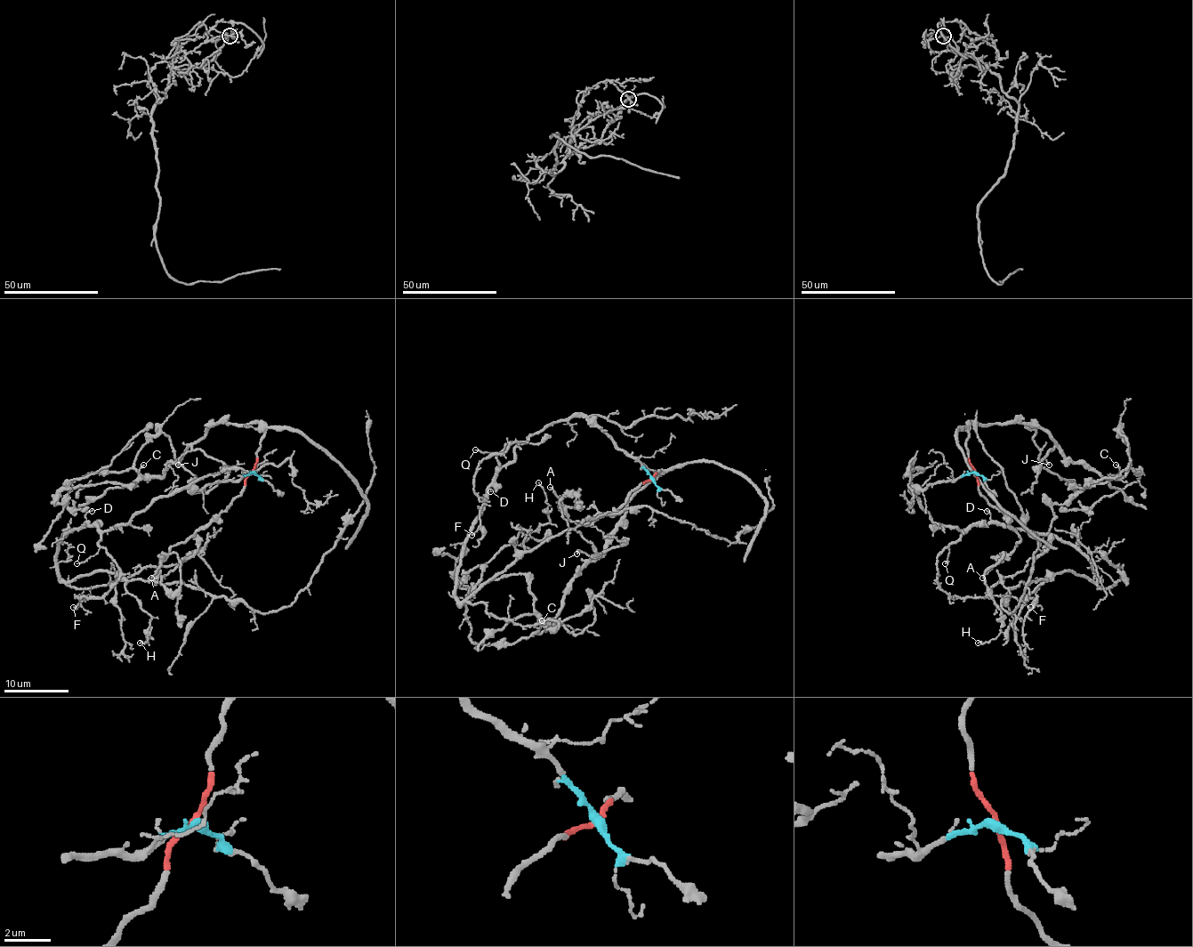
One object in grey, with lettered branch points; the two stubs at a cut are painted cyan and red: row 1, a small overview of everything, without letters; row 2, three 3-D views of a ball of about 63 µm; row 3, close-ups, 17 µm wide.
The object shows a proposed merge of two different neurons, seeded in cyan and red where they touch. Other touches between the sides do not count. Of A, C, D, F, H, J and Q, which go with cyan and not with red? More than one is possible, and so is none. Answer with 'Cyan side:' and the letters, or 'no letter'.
Cyan side: D, F, H, Q

